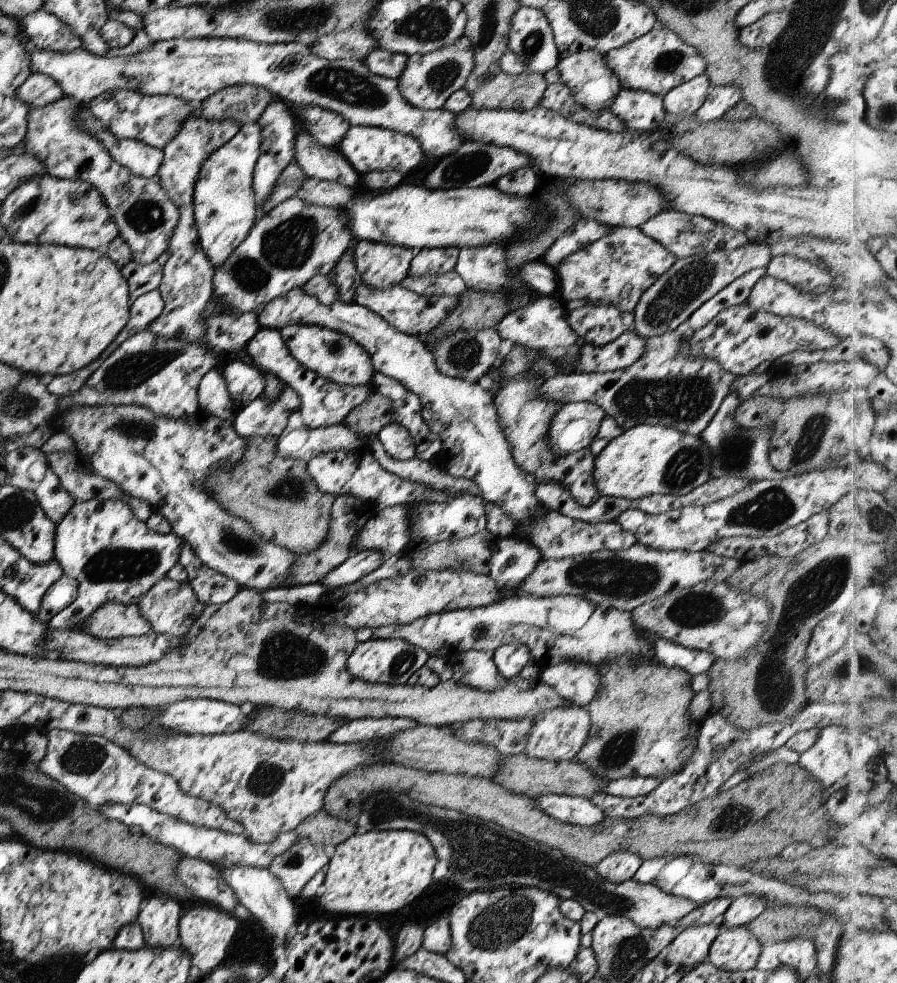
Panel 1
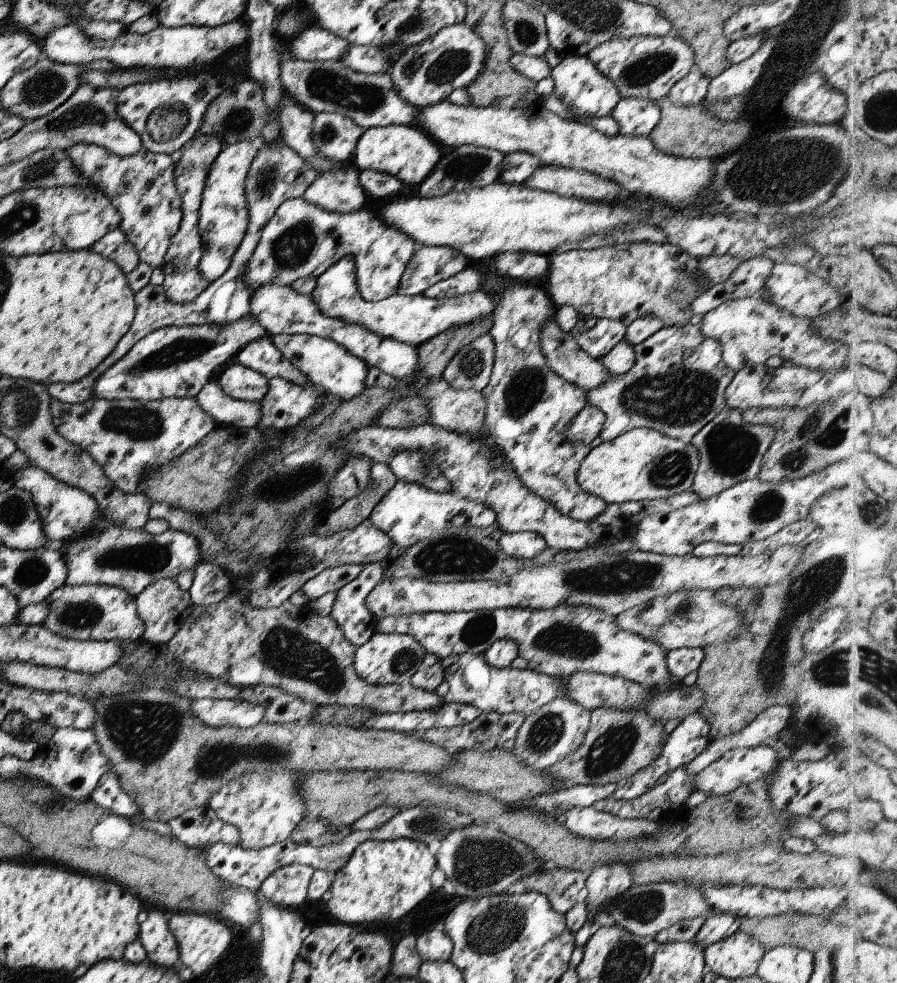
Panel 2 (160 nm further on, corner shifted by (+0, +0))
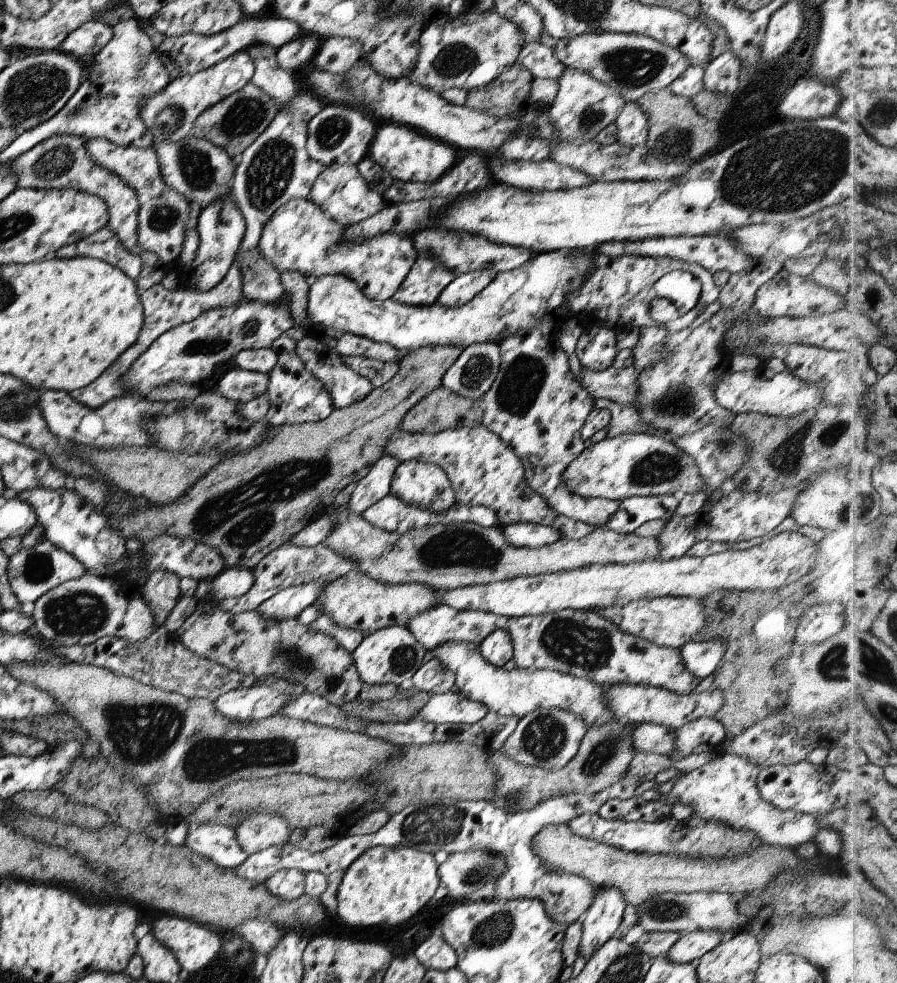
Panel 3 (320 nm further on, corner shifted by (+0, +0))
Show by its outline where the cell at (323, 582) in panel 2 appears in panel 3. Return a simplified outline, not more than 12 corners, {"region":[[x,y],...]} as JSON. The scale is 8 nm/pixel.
{"region":[[327,583],[287,587],[255,611],[265,620],[295,619]]}

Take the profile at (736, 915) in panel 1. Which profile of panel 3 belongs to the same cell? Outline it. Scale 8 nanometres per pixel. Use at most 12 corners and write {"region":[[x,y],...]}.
{"region":[[715,930],[681,935],[667,950],[672,963],[699,960],[728,936]]}

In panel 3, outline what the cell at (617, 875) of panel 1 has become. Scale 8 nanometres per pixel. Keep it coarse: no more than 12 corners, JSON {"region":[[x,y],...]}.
{"region":[[596,890],[582,914],[578,954],[587,960],[617,930],[626,902]]}

